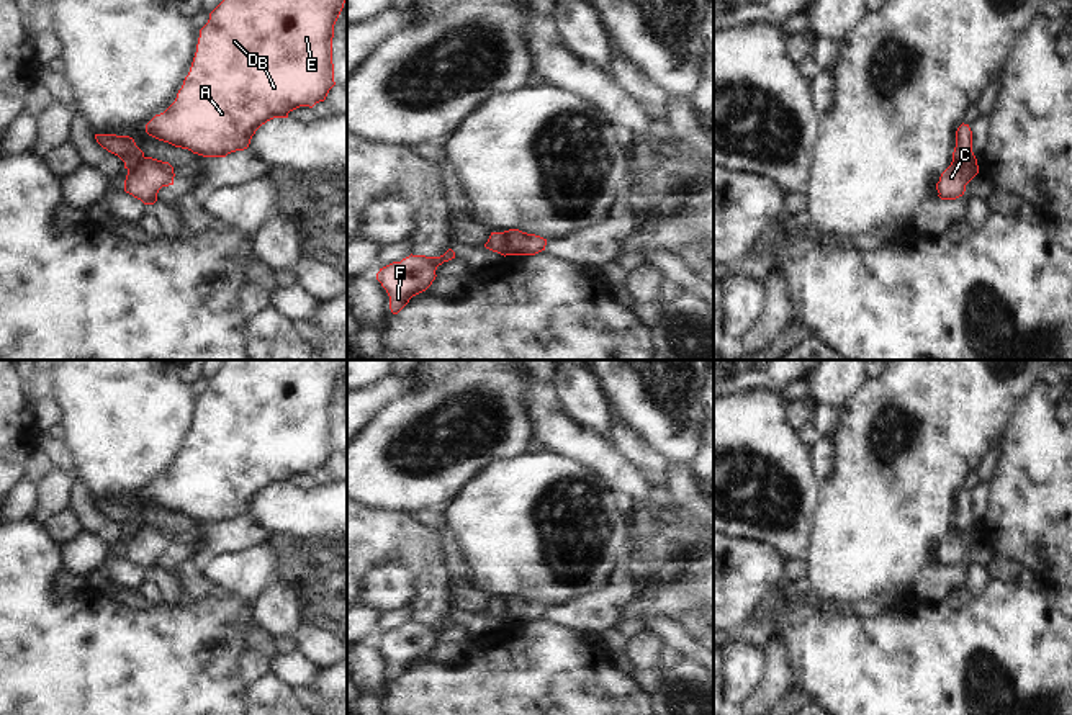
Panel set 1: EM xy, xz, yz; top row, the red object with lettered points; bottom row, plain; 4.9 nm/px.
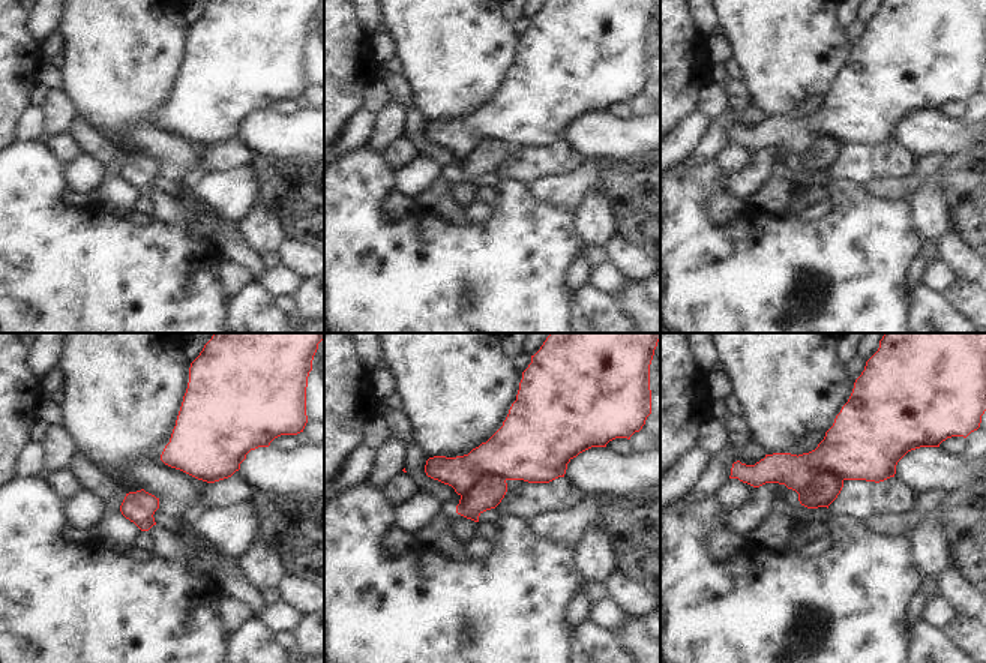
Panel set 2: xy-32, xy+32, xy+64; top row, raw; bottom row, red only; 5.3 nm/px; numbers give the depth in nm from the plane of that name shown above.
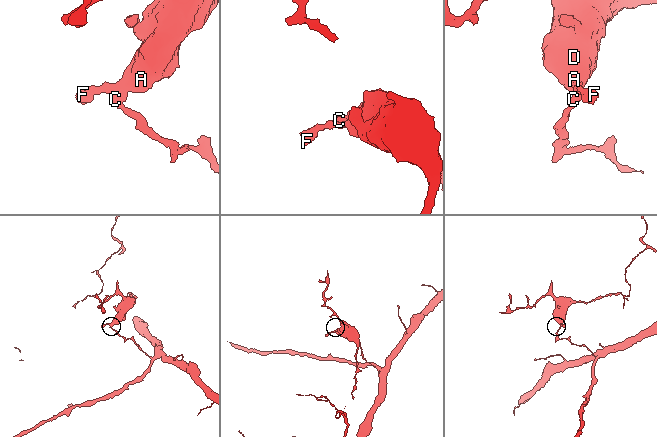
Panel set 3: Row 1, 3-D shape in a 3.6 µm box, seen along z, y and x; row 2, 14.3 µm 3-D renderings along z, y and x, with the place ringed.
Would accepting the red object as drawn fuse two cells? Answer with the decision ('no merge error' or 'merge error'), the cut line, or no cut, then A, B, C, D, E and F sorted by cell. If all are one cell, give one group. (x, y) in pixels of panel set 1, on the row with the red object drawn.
merge error; cut in yz along (953, 161), (976, 164); A B D E F / C

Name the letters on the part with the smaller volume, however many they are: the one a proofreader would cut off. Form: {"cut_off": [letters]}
{"cut_off": ["A", "B", "D", "E", "F"]}

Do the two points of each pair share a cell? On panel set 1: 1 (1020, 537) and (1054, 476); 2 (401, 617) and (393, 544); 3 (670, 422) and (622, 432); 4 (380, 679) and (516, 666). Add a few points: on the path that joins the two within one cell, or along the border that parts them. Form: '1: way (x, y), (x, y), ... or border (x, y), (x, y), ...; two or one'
1: way (1035, 522), (1054, 503), (1054, 491); one
2: border (409, 606), (411, 619); two
3: border (621, 419), (662, 455); two
4: border (393, 681), (382, 697); two

